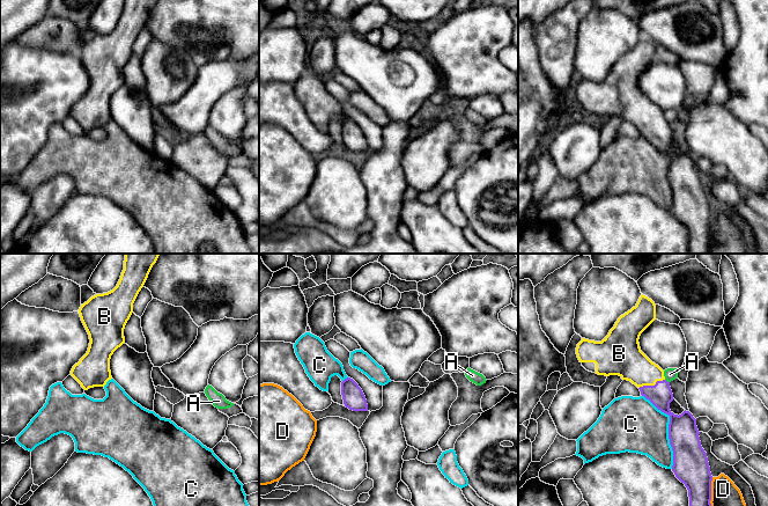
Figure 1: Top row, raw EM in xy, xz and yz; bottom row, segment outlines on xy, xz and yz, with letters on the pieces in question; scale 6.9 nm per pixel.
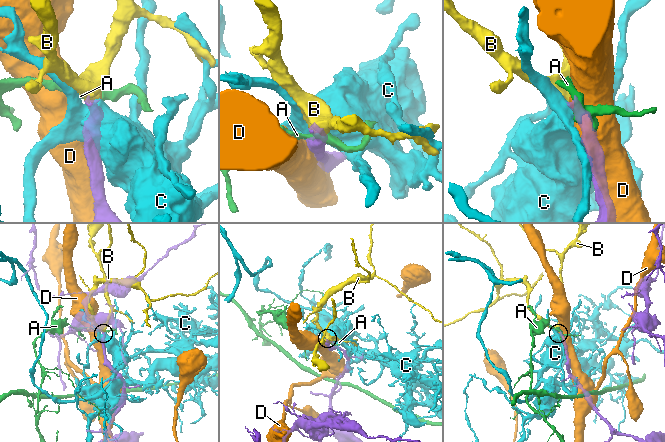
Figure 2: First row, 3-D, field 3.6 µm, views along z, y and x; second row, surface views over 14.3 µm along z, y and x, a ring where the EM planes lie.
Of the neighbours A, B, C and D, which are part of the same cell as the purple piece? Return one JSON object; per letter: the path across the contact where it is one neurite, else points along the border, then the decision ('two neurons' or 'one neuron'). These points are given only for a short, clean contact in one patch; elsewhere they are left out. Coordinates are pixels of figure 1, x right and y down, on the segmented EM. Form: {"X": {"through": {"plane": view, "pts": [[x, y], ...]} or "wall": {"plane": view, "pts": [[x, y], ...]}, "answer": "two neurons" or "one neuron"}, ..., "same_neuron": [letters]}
{"A": {"wall": {"plane": "yz", "pts": [[665, 379], [669, 382]]}, "answer": "two neurons"}, "B": {"through": {"plane": "yz", "pts": [[661, 395], [651, 386], [627, 360]]}, "answer": "one neuron"}, "C": {"answer": "two neurons"}, "D": {"answer": "two neurons"}, "same_neuron": ["B"]}

